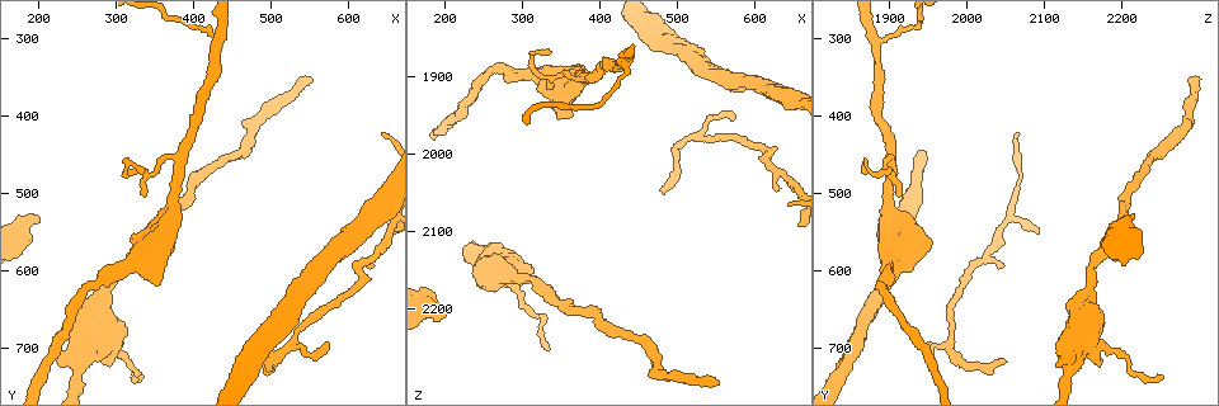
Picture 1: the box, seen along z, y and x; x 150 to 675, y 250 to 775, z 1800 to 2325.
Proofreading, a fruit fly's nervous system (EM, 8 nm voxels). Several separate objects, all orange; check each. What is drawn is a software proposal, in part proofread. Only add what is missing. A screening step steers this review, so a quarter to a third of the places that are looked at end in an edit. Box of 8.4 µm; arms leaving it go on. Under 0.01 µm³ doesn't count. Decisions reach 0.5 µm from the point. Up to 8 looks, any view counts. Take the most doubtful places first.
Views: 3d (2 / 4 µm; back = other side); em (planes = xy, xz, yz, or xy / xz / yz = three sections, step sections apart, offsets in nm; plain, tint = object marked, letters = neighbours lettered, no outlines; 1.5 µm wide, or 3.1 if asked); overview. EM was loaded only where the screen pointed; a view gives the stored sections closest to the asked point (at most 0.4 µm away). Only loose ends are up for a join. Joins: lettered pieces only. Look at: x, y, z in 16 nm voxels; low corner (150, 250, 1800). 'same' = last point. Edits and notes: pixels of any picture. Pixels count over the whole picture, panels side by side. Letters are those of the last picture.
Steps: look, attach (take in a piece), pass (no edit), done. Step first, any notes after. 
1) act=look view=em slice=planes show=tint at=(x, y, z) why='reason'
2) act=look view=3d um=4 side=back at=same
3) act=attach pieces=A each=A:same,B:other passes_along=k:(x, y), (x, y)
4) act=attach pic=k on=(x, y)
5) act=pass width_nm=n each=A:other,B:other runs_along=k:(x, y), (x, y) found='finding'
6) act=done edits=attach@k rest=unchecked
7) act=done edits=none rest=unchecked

act=look view=em slice=xz step=4 show=letters at=(200, 535, 2210) why='stops while still wide'

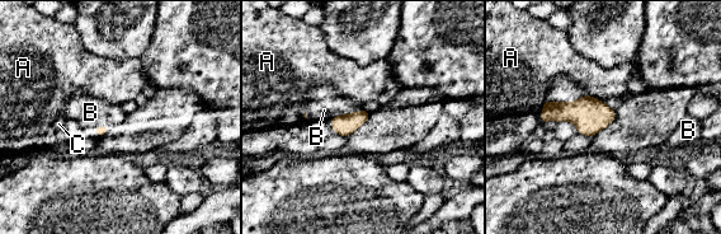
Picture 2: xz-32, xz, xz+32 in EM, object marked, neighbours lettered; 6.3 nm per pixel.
act=attach pieces=B each=A:other,B:same,C:other passes_along=2:(344, 125), (344, 115), (324, 110) found='it goes on there'

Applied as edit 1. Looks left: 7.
act=look view=em slice=planes show=letters at=(555, 355, 2295) why='end of a long branch'

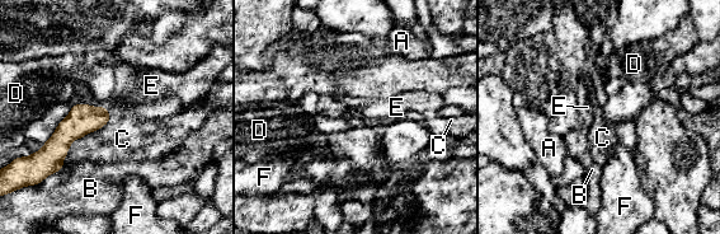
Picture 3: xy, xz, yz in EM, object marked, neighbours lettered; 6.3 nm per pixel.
act=pass each=A:other,B:other,C:other,D:other,E:other,F:other border=3:(81, 137), (71, 143), (62, 165) found='no lettered piece goes on from it'

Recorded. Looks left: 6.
act=look view=3d um=2 at=(485, 720, 2055) why='tapers out'

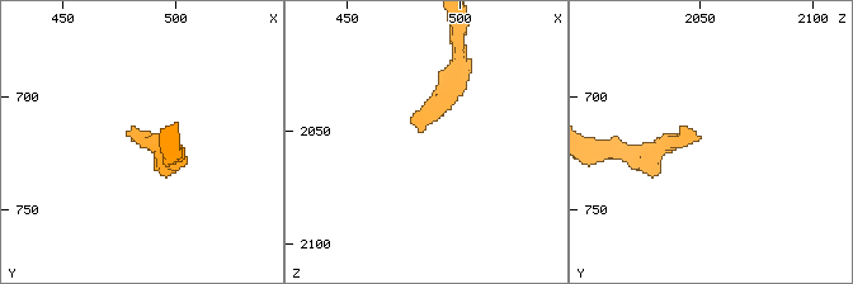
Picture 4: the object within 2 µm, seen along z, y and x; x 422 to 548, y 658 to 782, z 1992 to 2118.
act=look view=em slice=yz step=4 show=tint at=(481, 719, 2051)

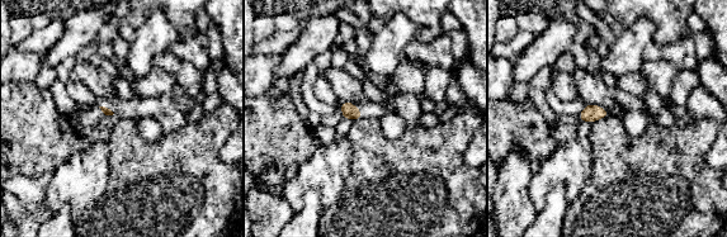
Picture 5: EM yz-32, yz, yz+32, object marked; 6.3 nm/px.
act=look view=em slice=planes show=letters at=same why='another direction'

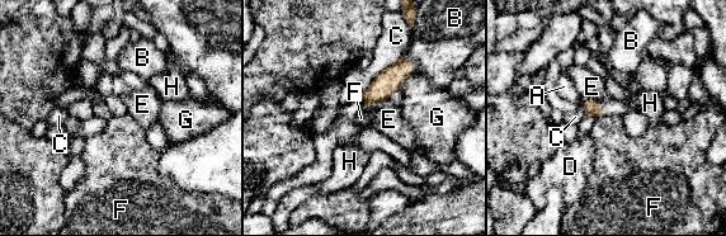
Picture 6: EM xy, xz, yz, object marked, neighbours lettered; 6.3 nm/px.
act=attach pieces=H width_nm=100 each=A:other,B:other,C:other,D:other,E:other,F:other,G:other,H:same passes_along=6:(592, 108), (602, 108), (614, 107) found='it goes on there'

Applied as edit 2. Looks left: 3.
act=done edits=attach@2,attach@6 rest=unchecked

